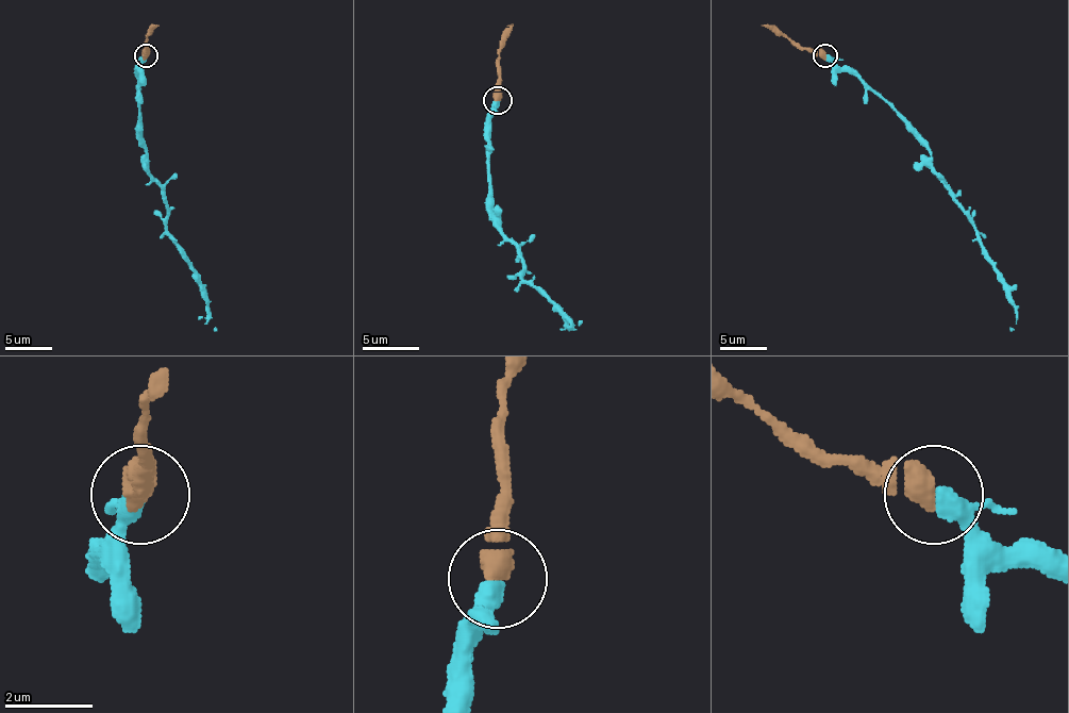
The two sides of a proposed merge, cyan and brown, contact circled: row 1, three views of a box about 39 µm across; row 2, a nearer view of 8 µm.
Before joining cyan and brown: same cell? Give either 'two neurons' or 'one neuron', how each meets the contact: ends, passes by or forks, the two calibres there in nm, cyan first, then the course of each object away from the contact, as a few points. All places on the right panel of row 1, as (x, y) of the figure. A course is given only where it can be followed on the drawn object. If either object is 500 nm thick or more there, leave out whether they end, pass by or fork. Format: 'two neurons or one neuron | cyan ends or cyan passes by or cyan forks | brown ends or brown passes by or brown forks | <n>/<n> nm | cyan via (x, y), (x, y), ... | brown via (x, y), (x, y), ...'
one neuron | 340/600 nm | cyan via (825, 55), (849, 67), (930, 152), (932, 170), (976, 230), (1017, 315), (1009, 331) | brown via (825, 55), (798, 48), (762, 25)

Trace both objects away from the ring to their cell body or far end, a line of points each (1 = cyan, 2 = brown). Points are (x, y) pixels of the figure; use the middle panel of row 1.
1: (498, 101), (489, 117), (489, 216), (518, 247), (523, 281), (554, 305), (571, 329), (582, 320)
2: (498, 101), (498, 50), (512, 25)

